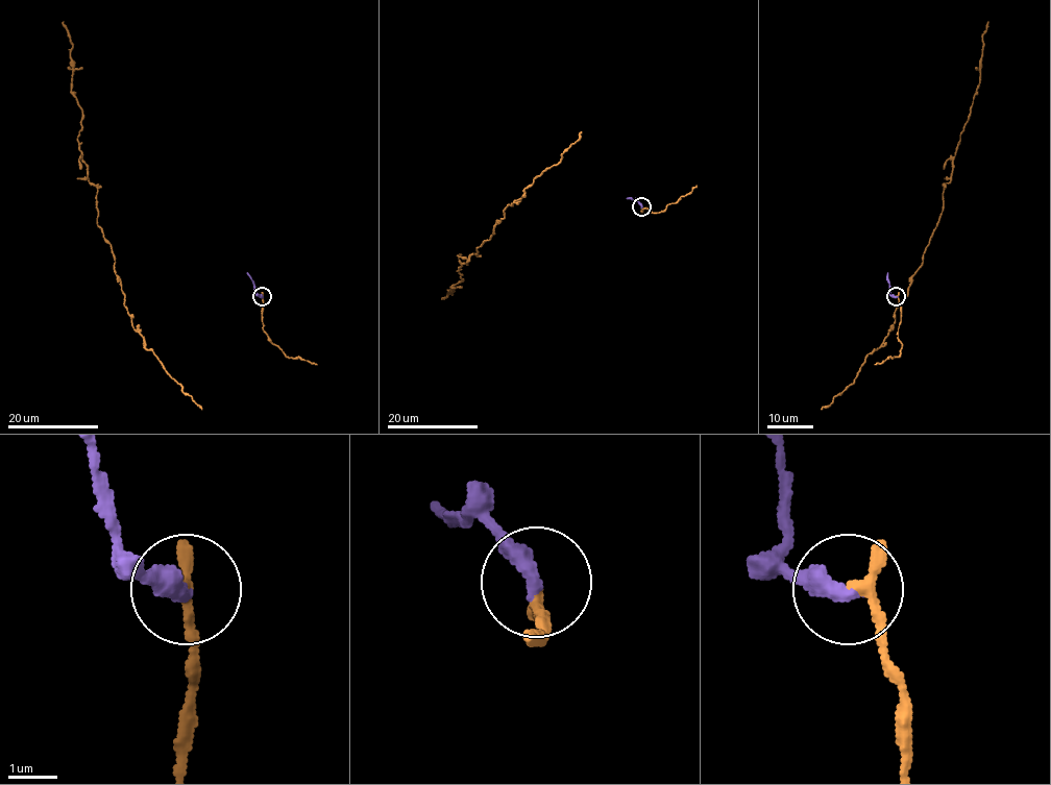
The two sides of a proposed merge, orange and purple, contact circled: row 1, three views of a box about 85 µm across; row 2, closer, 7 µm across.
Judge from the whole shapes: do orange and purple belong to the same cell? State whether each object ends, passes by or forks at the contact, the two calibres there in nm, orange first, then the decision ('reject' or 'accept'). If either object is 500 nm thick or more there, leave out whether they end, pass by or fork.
orange passes by; purple ends there; 200 nm thick on the orange side, 420 nm on the other; reject

